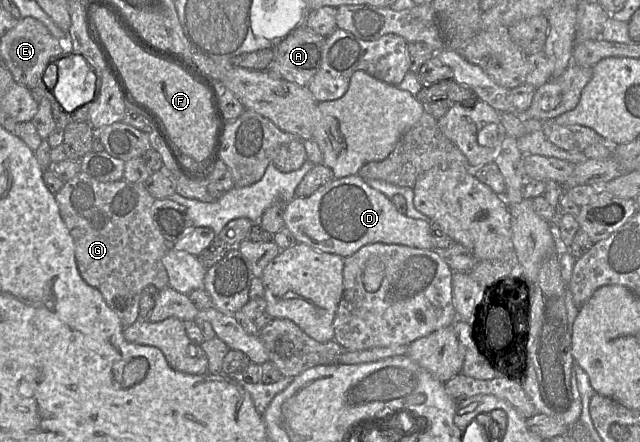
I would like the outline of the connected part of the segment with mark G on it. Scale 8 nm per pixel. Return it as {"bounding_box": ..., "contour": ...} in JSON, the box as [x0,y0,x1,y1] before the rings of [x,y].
{"bounding_box":[55,171,170,328],"contour":[[[80,171],[64,183],[55,199],[75,248],[83,280],[96,288],[107,305],[119,316],[123,328],[139,318],[141,293],[149,285],[158,290],[169,284],[162,258],[170,248],[153,218],[155,198],[144,183],[125,179],[101,182]]]}

